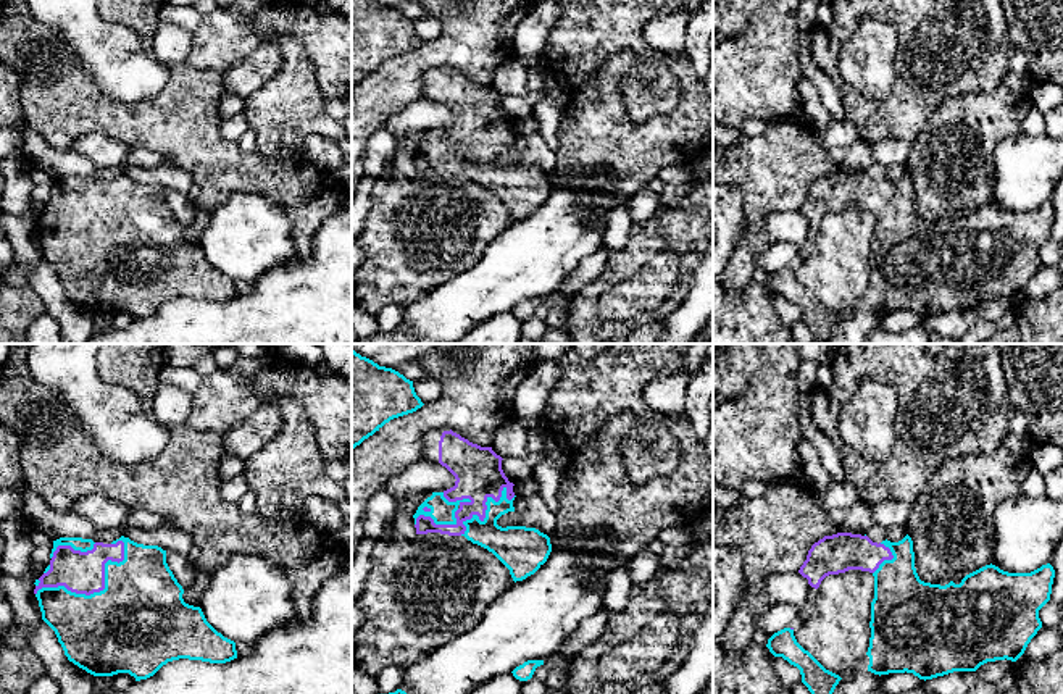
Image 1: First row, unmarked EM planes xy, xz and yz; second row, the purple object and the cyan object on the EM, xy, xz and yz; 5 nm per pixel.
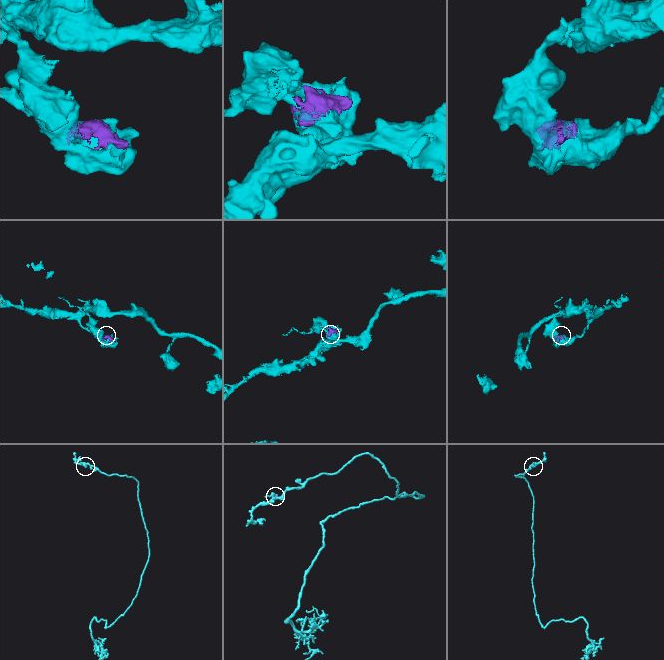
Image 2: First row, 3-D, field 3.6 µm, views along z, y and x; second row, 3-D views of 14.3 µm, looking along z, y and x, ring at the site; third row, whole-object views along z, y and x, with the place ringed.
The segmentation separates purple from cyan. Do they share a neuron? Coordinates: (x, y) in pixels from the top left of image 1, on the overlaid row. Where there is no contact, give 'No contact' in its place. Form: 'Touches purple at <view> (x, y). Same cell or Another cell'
Touches purple at xy (97, 591). Same cell

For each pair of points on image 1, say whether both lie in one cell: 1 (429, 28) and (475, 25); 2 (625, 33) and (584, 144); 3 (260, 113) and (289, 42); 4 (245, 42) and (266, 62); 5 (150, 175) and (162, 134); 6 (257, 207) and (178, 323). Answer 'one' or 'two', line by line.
1: two
2: two
3: one
4: two
5: two
6: two

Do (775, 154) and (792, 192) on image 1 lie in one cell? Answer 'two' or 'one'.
one

